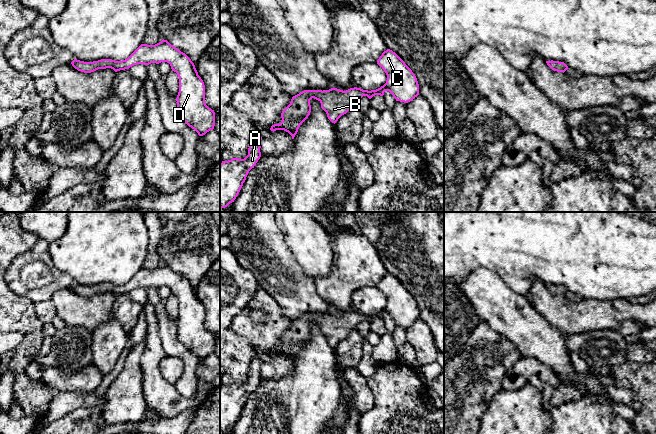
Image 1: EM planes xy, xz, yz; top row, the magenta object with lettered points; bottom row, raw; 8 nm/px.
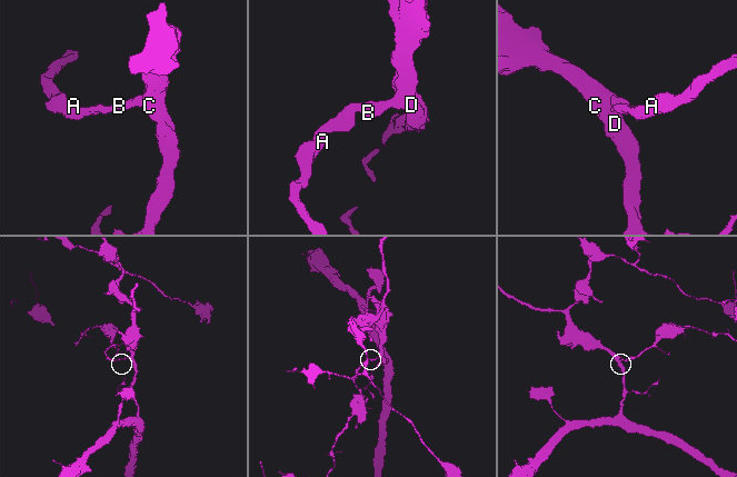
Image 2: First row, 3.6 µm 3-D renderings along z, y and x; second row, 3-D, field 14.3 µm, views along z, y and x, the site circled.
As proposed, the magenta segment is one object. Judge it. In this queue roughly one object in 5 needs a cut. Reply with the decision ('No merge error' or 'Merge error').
No merge error

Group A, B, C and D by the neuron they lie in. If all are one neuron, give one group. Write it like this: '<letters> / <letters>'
A B C D

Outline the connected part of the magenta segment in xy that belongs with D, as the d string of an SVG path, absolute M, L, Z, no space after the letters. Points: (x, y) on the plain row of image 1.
M167 264L155 269L141 268L127 283L115 285L101 283L84 286L74 283L71 288L78 295L91 297L98 293L111 292L115 296L129 293L137 288L149 289L167 286L179 301L179 316L176 322L178 340L199 360L215 350L215 336L205 327L205 309L191 283Z

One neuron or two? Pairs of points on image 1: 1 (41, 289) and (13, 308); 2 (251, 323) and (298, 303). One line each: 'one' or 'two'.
1: two
2: two

